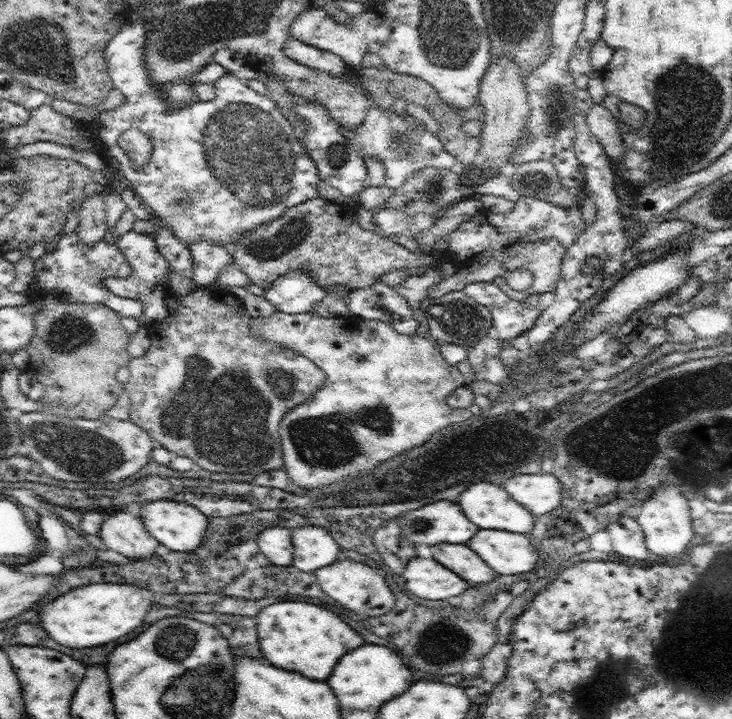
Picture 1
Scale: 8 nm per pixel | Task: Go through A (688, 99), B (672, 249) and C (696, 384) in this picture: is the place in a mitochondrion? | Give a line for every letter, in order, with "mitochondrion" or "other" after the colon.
A: mitochondrion
B: other
C: mitochondrion

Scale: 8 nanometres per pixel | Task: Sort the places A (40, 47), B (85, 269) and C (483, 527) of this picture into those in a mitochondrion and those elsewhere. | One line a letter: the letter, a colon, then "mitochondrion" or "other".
A: mitochondrion
B: other
C: other

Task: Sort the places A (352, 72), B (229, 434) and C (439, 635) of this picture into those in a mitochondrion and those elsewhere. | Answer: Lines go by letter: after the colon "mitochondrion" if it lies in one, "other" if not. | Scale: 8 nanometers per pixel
A: other
B: mitochondrion
C: mitochondrion

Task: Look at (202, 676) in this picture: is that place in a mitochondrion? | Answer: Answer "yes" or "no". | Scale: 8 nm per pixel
yes

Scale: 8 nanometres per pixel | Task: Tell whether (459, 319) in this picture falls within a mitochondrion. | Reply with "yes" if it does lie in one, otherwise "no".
yes

